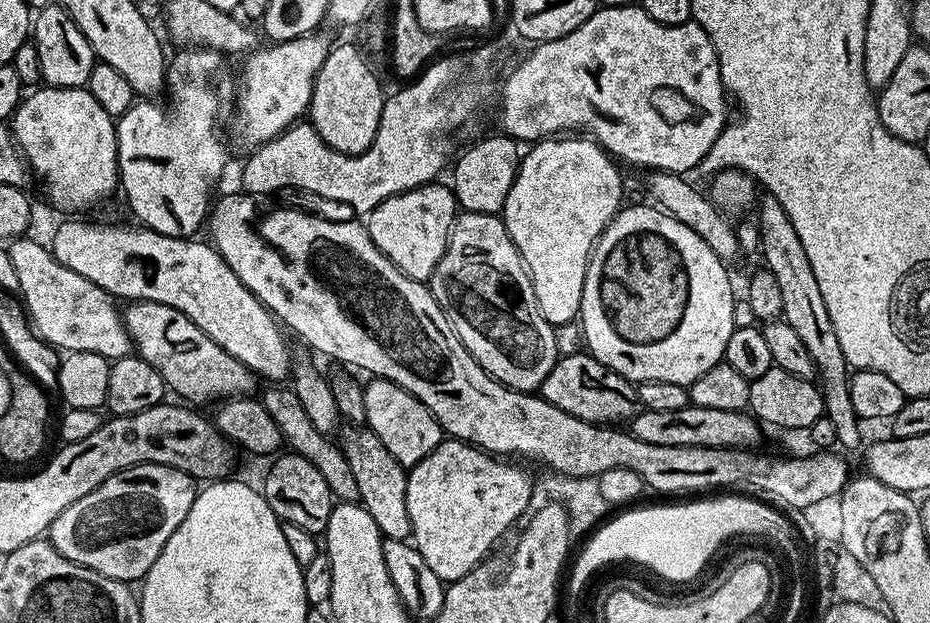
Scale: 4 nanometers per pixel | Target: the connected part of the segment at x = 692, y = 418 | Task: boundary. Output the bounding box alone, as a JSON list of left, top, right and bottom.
[630,406,757,448]

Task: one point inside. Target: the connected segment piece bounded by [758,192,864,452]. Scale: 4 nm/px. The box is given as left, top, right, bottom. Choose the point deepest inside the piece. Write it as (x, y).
(804, 309)

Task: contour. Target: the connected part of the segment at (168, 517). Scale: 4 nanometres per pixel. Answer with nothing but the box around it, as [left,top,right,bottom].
[46,464,197,582]

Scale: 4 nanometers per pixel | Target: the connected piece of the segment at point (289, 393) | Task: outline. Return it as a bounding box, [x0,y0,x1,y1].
[260,386,358,502]

